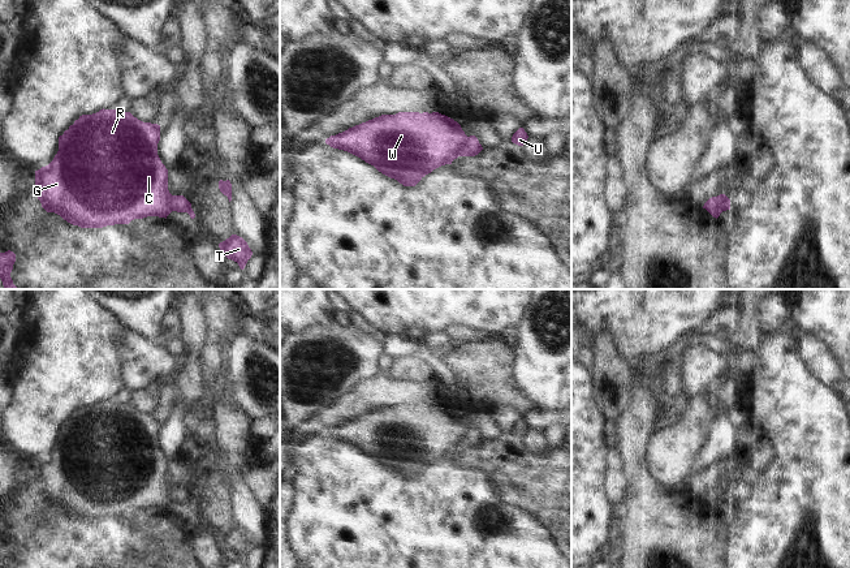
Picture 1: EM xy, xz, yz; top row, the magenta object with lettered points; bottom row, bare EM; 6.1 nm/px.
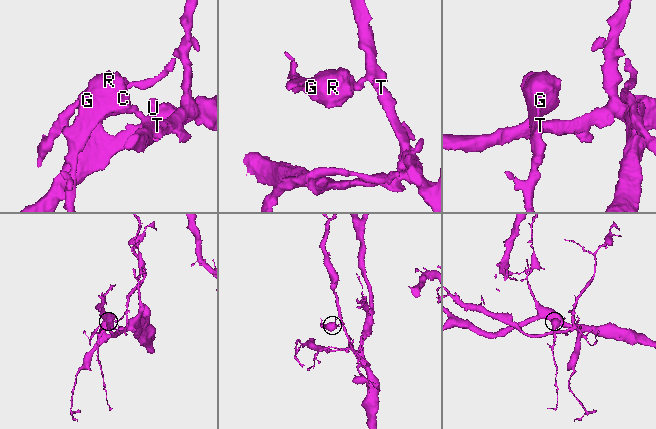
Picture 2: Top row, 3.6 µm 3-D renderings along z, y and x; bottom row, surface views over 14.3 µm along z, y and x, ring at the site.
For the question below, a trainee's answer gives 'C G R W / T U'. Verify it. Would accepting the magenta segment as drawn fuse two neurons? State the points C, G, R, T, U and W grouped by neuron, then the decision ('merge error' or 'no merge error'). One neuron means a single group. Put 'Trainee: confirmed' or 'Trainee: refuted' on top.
Trainee: confirmed
groups C G R W / T U; merge error

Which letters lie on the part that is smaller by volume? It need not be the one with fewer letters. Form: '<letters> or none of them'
C, G, R, W

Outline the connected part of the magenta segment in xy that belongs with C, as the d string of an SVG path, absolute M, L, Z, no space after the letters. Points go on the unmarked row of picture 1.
M100 401L82 406L59 429L59 443L53 452L35 462L35 482L42 499L81 520L103 520L129 516L147 508L165 509L172 504L172 486L168 482L168 461L158 447L160 417L143 414L130 404Z

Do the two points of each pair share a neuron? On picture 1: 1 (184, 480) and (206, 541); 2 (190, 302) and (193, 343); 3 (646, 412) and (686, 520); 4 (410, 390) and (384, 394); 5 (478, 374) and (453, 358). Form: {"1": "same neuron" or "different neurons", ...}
{"1": "same neuron", "2": "same neuron", "3": "same neuron", "4": "same neuron", "5": "same neuron"}

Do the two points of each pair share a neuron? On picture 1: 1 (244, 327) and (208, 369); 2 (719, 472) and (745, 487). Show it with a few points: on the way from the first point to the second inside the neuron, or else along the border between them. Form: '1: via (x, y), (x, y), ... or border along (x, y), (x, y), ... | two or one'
1: via (231, 330), (215, 345), (212, 356) | one
2: border along (732, 459), (734, 472), (724, 485) | two

